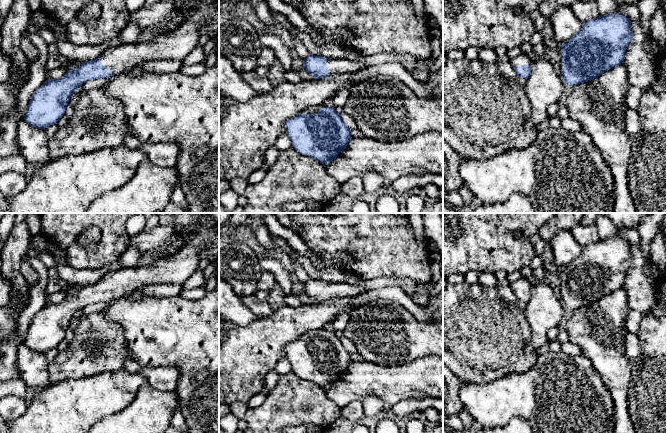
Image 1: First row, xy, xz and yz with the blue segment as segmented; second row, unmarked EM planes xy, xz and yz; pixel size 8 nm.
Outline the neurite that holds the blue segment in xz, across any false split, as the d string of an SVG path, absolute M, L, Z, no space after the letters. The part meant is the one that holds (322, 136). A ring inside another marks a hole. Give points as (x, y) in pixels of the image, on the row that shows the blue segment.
M324 105L309 107L288 119L285 129L297 152L321 164L336 159L352 138L335 108Z

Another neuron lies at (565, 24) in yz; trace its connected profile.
M571 6L559 7L550 17L554 39L559 43L568 41L581 28L582 22L575 16Z

